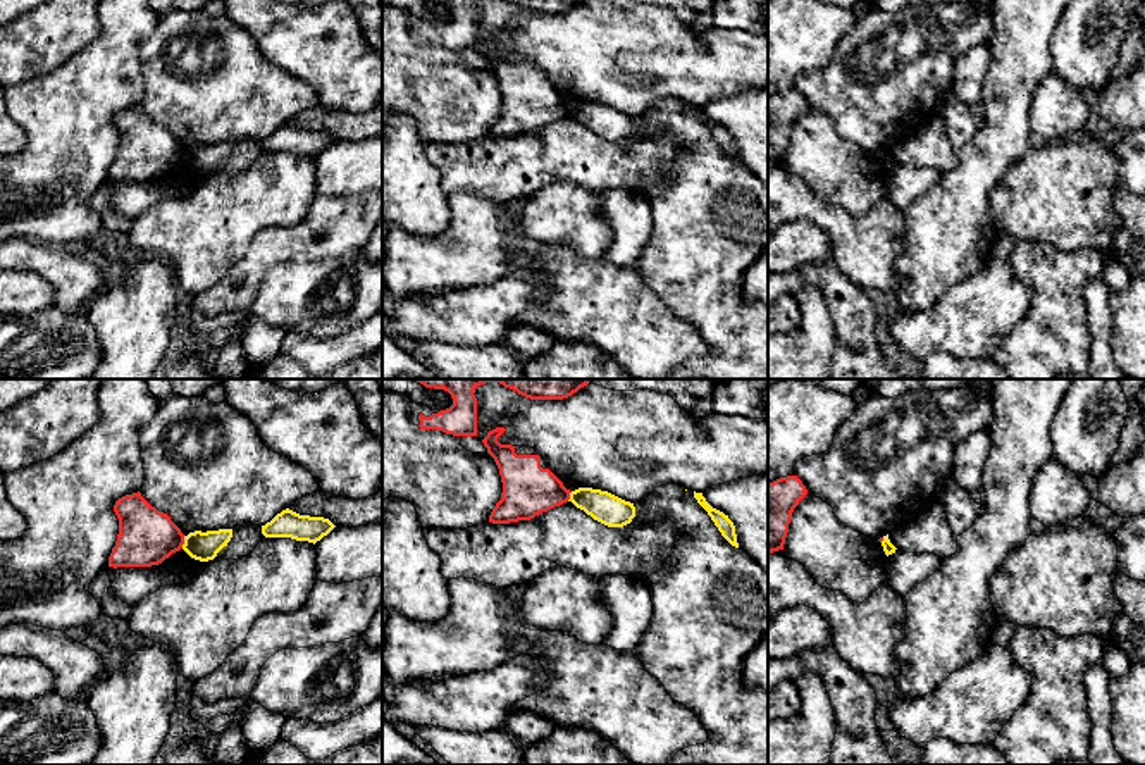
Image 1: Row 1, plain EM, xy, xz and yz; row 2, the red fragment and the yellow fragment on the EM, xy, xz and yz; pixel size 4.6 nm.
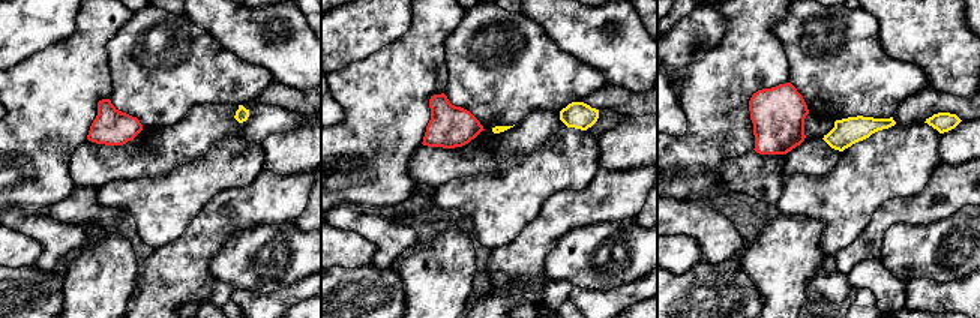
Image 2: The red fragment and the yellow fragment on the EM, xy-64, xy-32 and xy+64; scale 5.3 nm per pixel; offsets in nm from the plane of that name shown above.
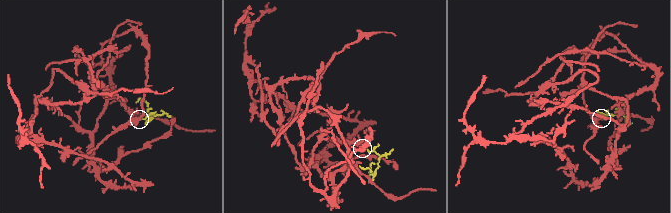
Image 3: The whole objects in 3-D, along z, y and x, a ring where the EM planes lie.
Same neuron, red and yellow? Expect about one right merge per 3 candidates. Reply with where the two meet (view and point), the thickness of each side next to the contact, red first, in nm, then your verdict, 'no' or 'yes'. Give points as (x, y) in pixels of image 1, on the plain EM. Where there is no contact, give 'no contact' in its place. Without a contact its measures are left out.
meets red in xy at (183, 155); 260 nm thick on the red side, 140 nm on the other; no

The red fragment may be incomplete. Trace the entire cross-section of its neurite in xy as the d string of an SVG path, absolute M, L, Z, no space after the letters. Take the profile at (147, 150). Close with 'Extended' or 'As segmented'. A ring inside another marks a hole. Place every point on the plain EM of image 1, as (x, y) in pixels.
M141 107L119 112L114 119L119 148L108 181L152 181L162 177L184 159L184 148L164 126L152 121Z. As segmented

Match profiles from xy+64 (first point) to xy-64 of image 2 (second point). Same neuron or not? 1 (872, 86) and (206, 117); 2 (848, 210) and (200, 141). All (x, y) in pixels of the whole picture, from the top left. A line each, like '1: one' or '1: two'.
1: two
2: two

